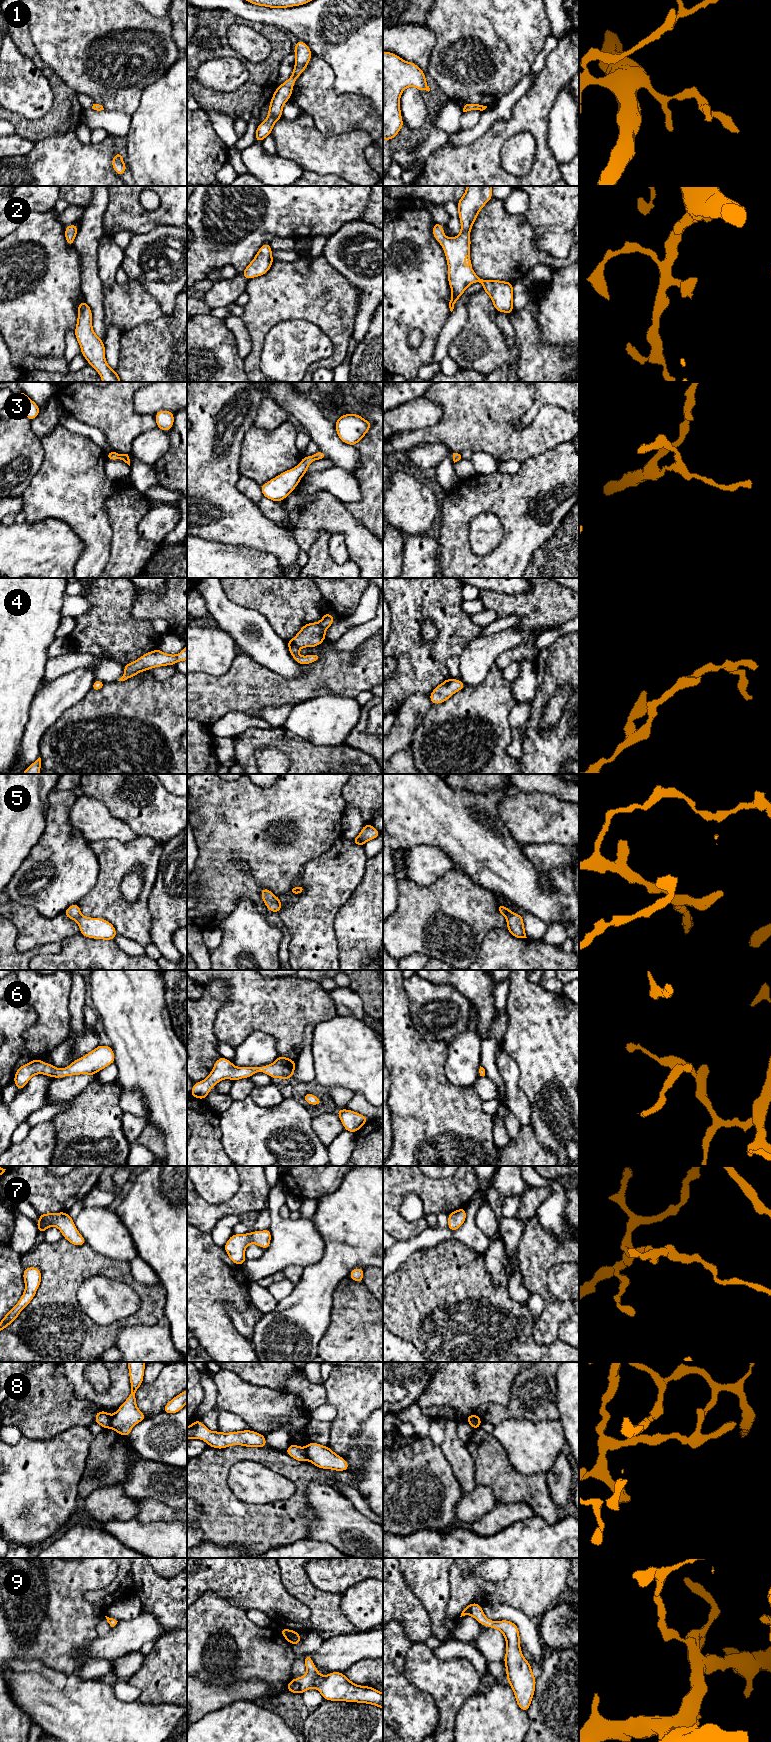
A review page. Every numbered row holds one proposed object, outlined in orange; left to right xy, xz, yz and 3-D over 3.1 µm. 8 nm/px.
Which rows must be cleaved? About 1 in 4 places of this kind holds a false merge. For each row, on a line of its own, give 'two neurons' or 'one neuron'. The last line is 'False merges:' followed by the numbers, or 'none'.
1: one neuron
2: one neuron
3: one neuron
4: one neuron
5: one neuron
6: one neuron
7: one neuron
8: two neurons
9: one neuron
False merges: 8

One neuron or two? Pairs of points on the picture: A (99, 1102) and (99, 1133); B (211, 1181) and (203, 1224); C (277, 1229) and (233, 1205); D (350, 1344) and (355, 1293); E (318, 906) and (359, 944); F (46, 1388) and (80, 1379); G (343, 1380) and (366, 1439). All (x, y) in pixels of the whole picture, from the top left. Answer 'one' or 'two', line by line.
A: one
B: two
C: two
D: one
E: two
F: two
G: two

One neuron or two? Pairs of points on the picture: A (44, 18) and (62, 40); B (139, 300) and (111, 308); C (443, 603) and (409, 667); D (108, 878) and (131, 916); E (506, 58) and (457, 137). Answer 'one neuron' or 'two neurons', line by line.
A: one neuron
B: one neuron
C: one neuron
D: one neuron
E: two neurons

